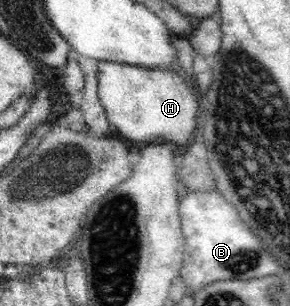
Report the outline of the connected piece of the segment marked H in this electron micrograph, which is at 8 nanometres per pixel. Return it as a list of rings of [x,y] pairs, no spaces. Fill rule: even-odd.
[[[104,62],[99,63],[98,67],[98,95],[102,105],[105,107],[108,121],[111,124],[114,124],[117,127],[117,130],[121,132],[121,134],[130,140],[131,142],[137,145],[137,148],[141,148],[145,145],[150,144],[163,144],[169,143],[169,145],[173,145],[173,150],[178,151],[178,155],[180,155],[179,150],[187,148],[192,143],[192,138],[196,136],[196,126],[197,126],[197,97],[196,90],[194,90],[190,84],[187,84],[187,81],[181,74],[173,73],[171,71],[151,71],[149,69],[141,69],[141,67],[135,67],[133,65],[123,65],[121,63],[113,63],[113,62]]]

